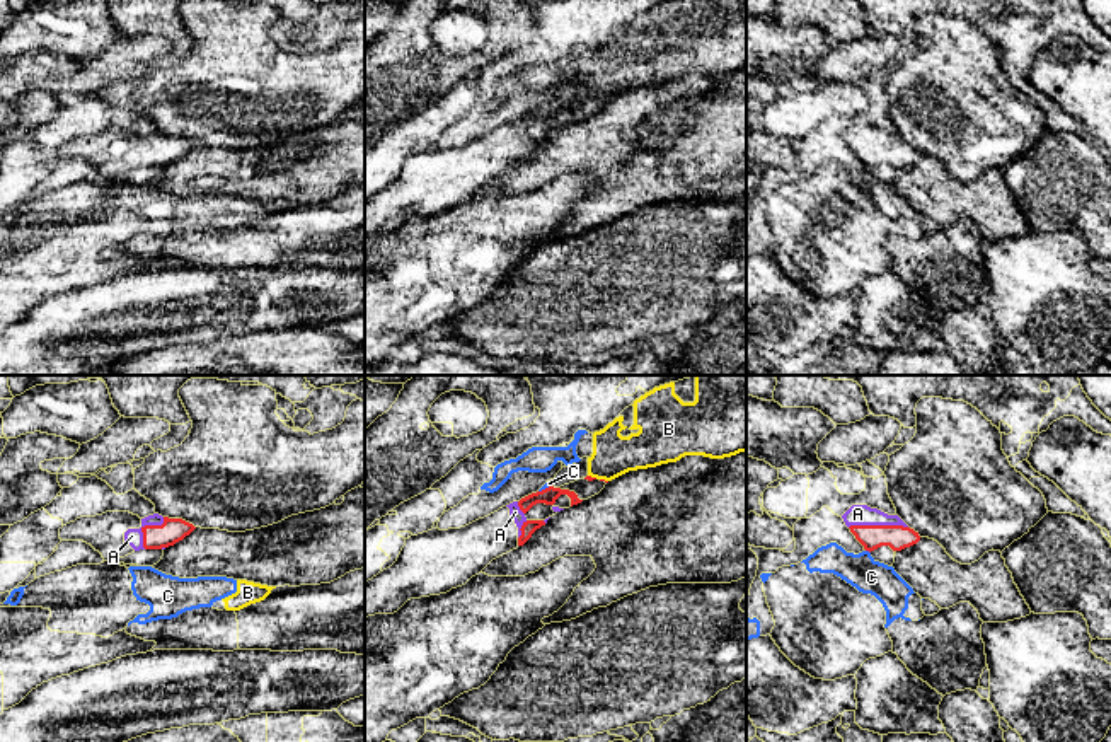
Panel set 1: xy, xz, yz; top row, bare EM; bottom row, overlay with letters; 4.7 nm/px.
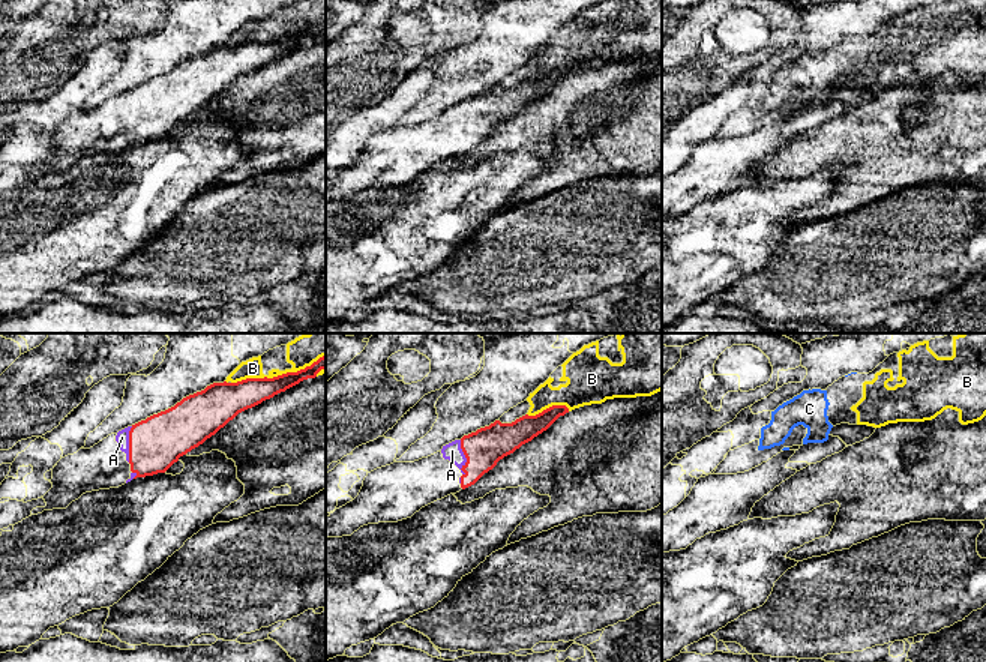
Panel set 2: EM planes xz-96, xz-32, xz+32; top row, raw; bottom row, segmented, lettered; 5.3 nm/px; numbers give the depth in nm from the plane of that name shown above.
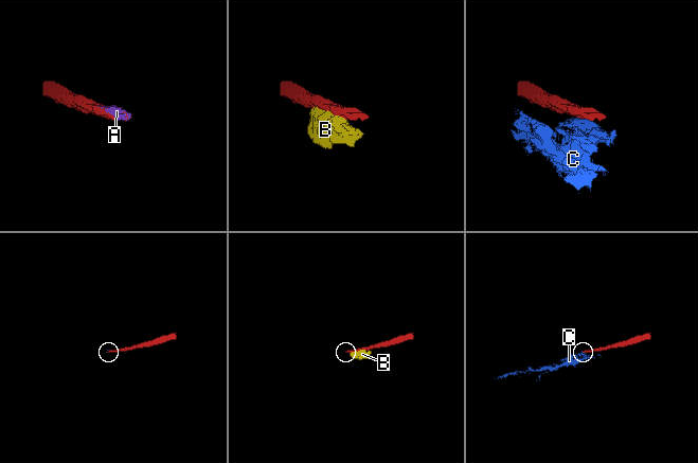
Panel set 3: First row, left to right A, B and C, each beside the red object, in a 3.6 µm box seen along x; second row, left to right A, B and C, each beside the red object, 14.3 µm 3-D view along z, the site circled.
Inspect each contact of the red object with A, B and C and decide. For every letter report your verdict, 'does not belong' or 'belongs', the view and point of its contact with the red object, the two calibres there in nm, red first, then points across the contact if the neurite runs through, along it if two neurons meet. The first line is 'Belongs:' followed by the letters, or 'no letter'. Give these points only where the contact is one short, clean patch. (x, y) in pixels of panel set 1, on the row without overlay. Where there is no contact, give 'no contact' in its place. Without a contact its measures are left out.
Belongs: A
A: belongs; contact yz (878, 144); calibres 120 and 100 nm
B: does not belong; contact xz (593, 96); calibres 20 and 190 nm
C: does not belong; contact yz (868, 168); calibres 120 and 160 nm; border yz (866, 168), (869, 171)

